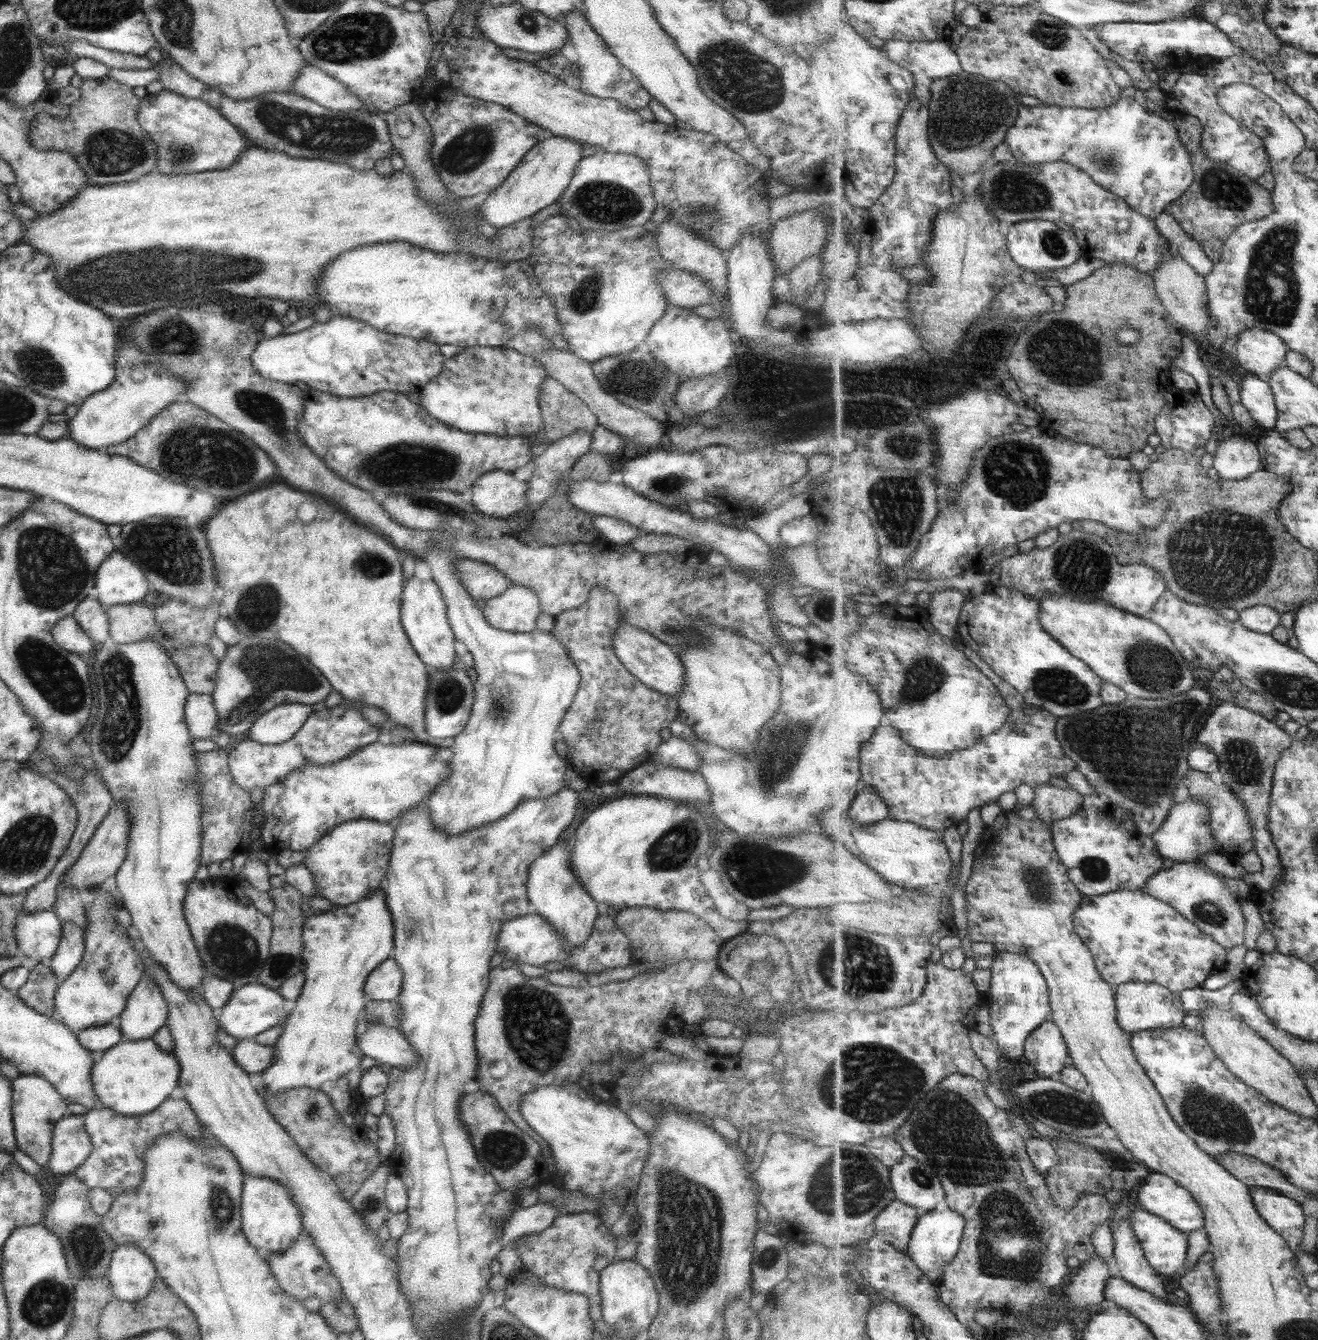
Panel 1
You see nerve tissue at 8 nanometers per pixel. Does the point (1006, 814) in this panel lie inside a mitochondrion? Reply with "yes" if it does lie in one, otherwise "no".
no

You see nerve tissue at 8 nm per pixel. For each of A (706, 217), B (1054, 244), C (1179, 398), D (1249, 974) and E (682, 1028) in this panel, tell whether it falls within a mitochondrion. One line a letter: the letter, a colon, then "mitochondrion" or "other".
A: mitochondrion
B: mitochondrion
C: other
D: other
E: other

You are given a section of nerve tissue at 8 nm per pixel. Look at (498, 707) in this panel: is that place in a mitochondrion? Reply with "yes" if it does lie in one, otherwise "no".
yes

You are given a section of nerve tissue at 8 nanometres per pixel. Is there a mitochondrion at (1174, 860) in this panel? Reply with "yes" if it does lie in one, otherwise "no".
no

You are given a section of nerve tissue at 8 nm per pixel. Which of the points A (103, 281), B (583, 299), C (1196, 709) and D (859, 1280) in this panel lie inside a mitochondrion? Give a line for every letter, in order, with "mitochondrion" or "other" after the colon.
A: mitochondrion
B: mitochondrion
C: mitochondrion
D: other

